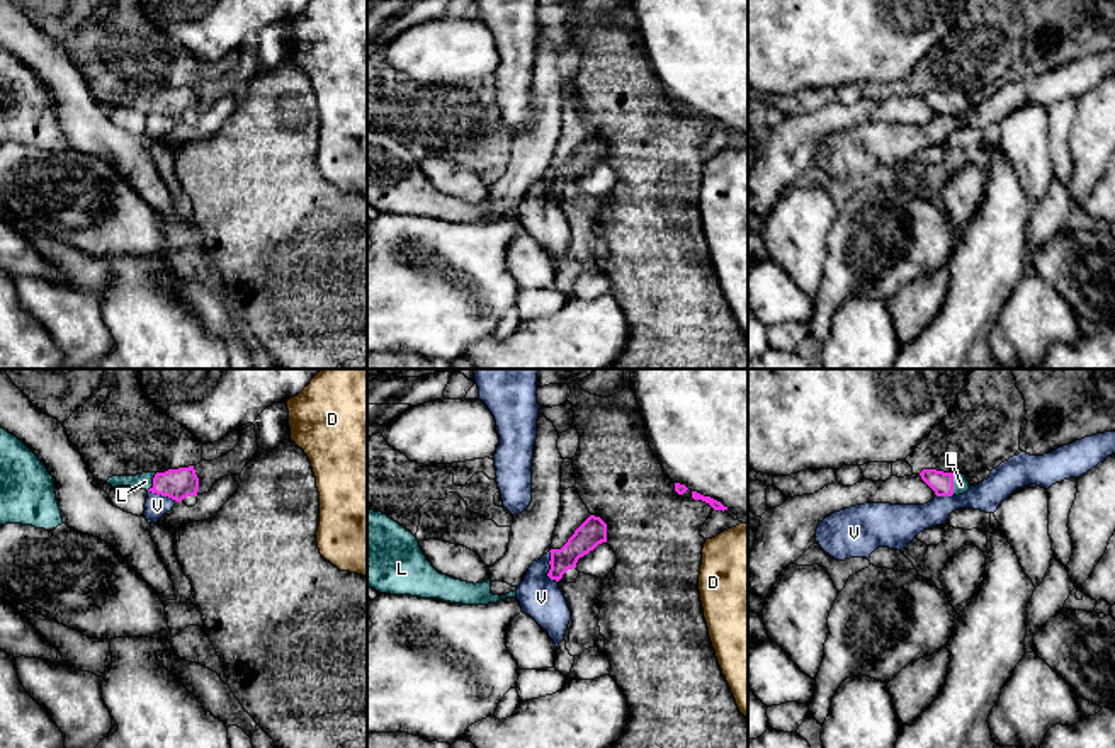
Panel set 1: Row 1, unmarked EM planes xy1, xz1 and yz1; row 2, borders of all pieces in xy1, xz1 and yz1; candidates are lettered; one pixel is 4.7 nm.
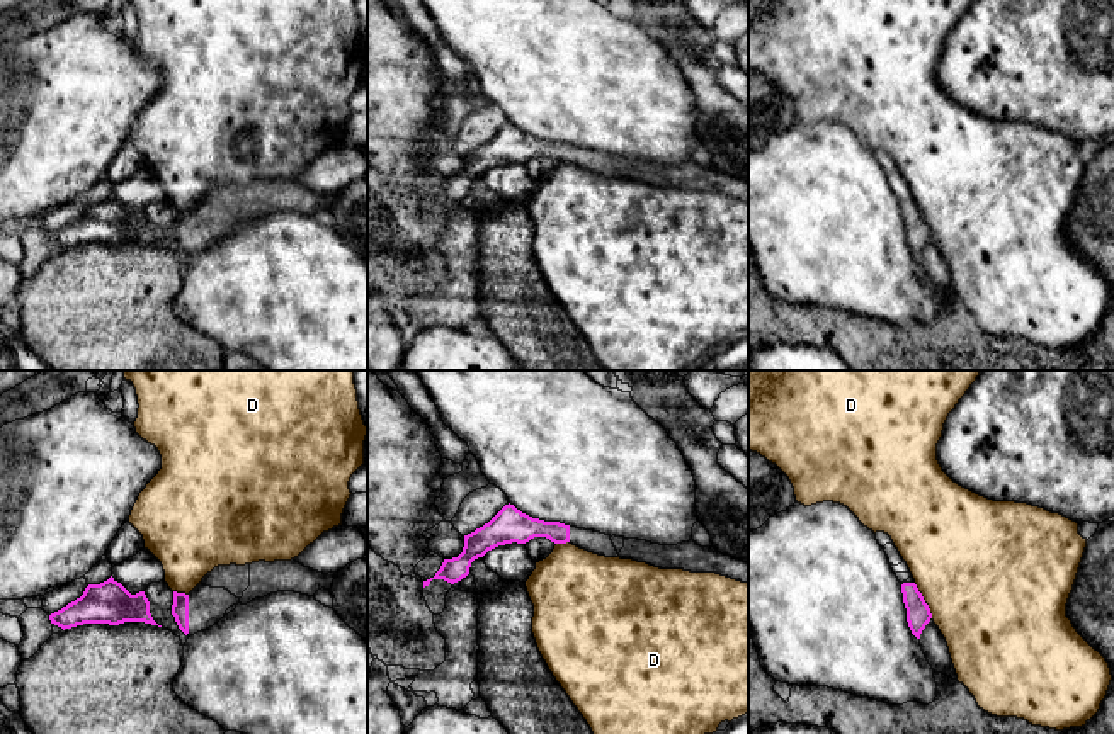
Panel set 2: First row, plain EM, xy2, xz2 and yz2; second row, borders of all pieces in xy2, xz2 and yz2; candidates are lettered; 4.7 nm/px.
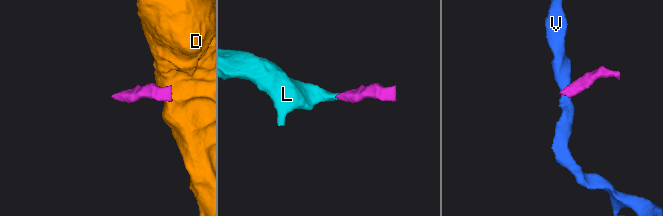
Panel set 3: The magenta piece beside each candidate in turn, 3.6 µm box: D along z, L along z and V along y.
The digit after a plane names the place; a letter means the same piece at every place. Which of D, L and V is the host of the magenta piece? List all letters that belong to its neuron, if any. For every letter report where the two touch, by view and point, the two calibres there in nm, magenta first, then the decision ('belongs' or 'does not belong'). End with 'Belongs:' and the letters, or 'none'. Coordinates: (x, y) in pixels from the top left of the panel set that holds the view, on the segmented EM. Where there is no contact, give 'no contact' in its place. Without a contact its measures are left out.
D: yz2 (924, 600) | 110/500 nm | does not belong
L: xy1 (153, 481) | 140/80 nm | belongs
V: xz1 (551, 568) | 120/200 nm | does not belong
Belongs: L

